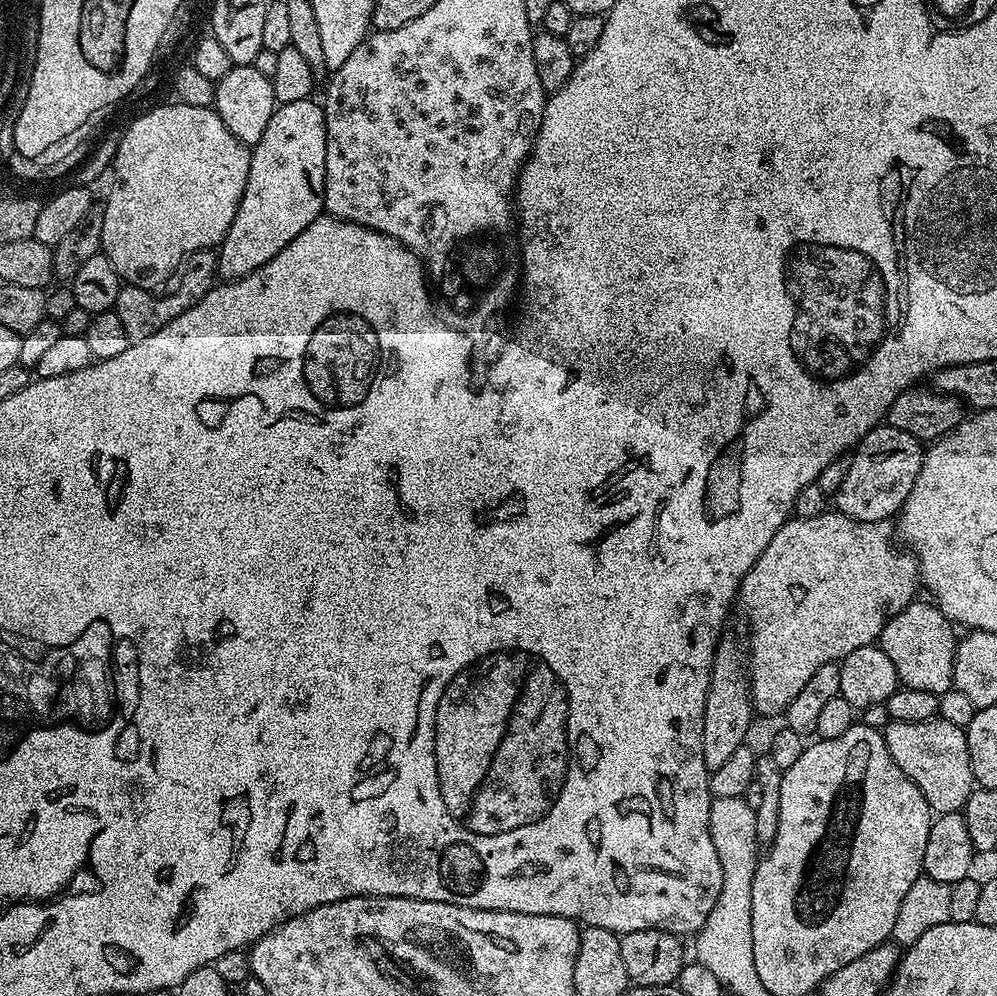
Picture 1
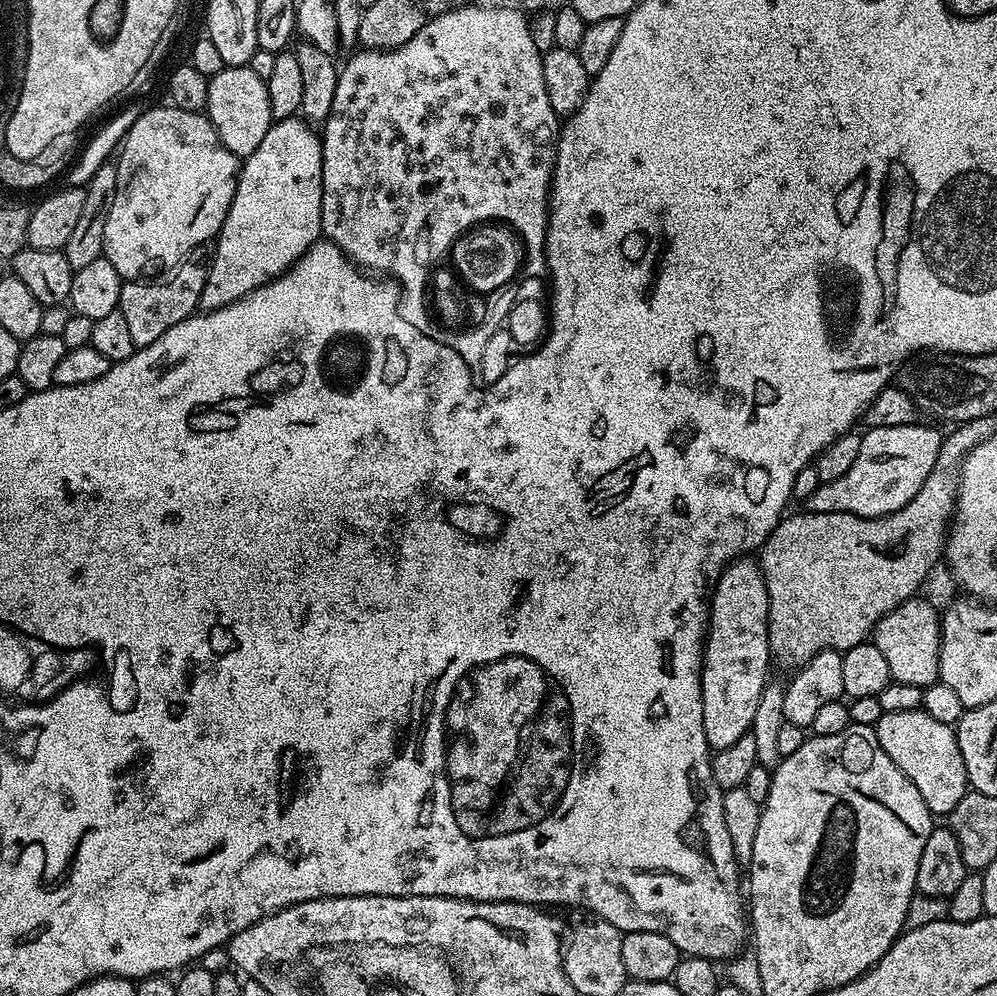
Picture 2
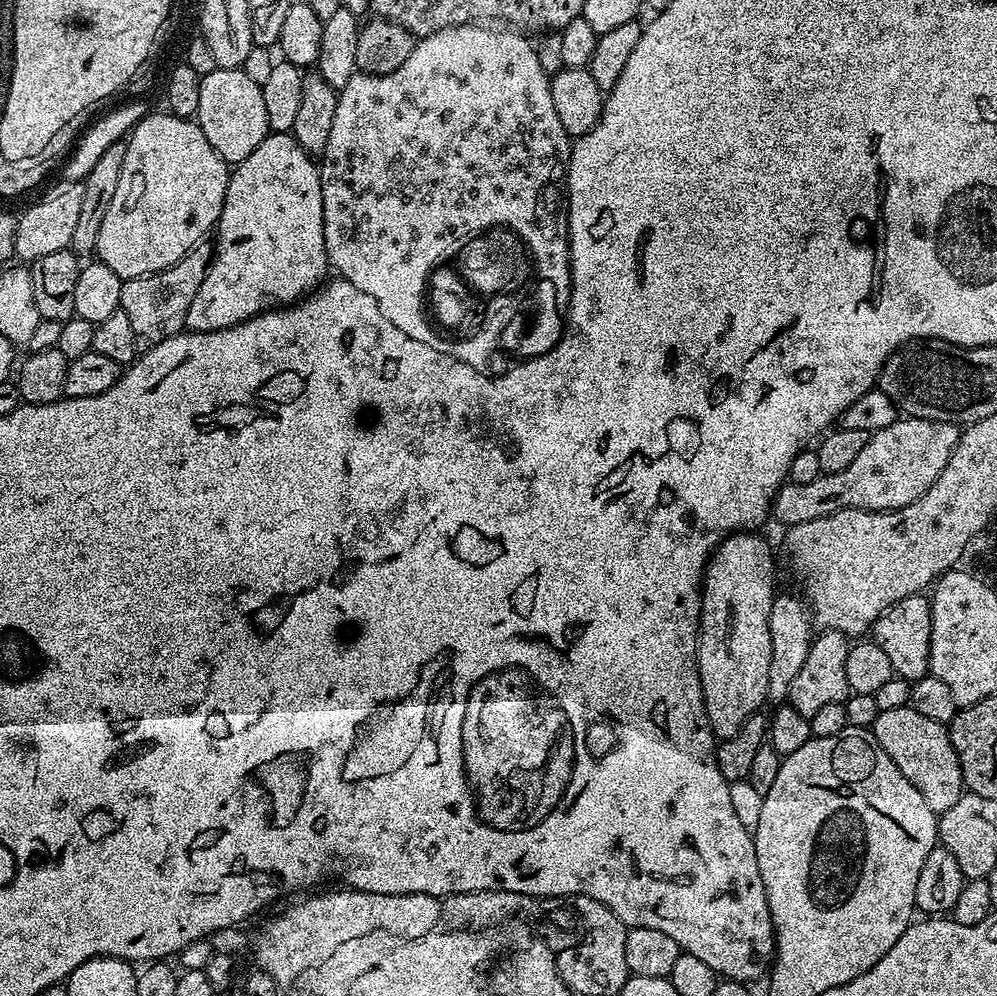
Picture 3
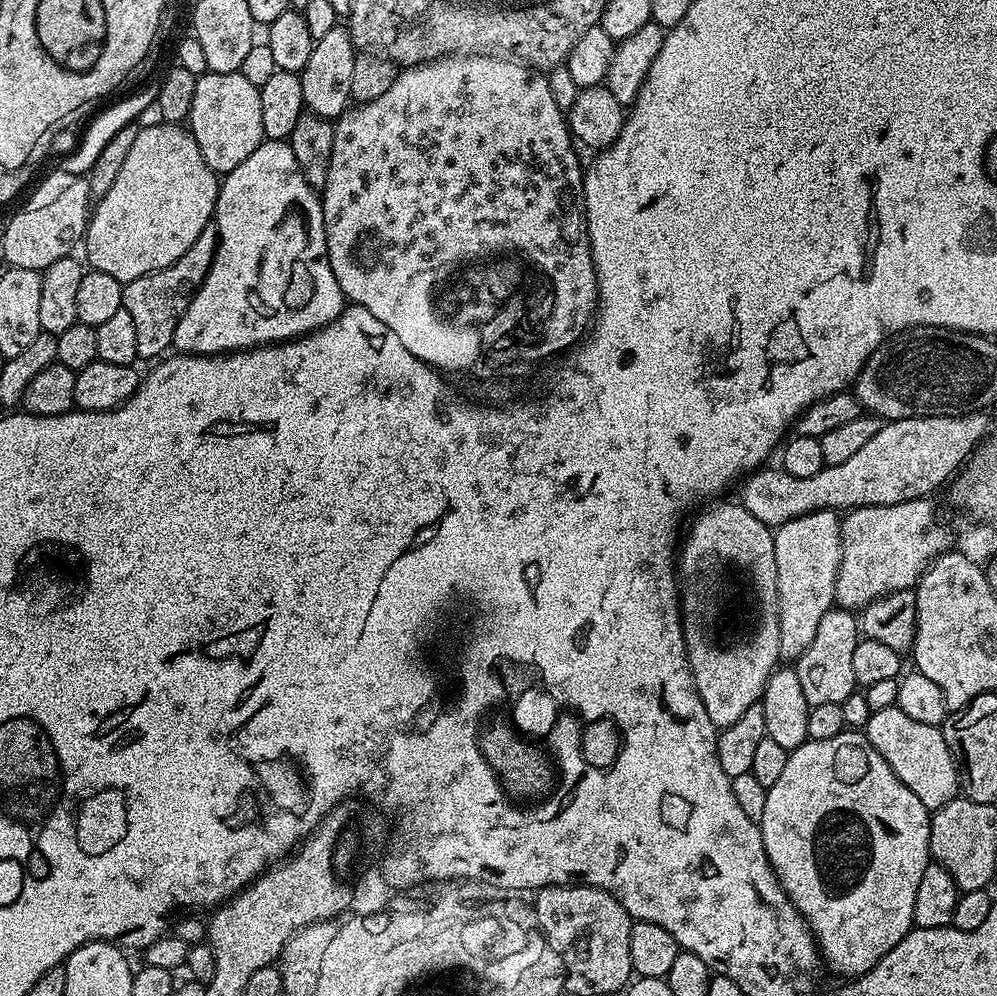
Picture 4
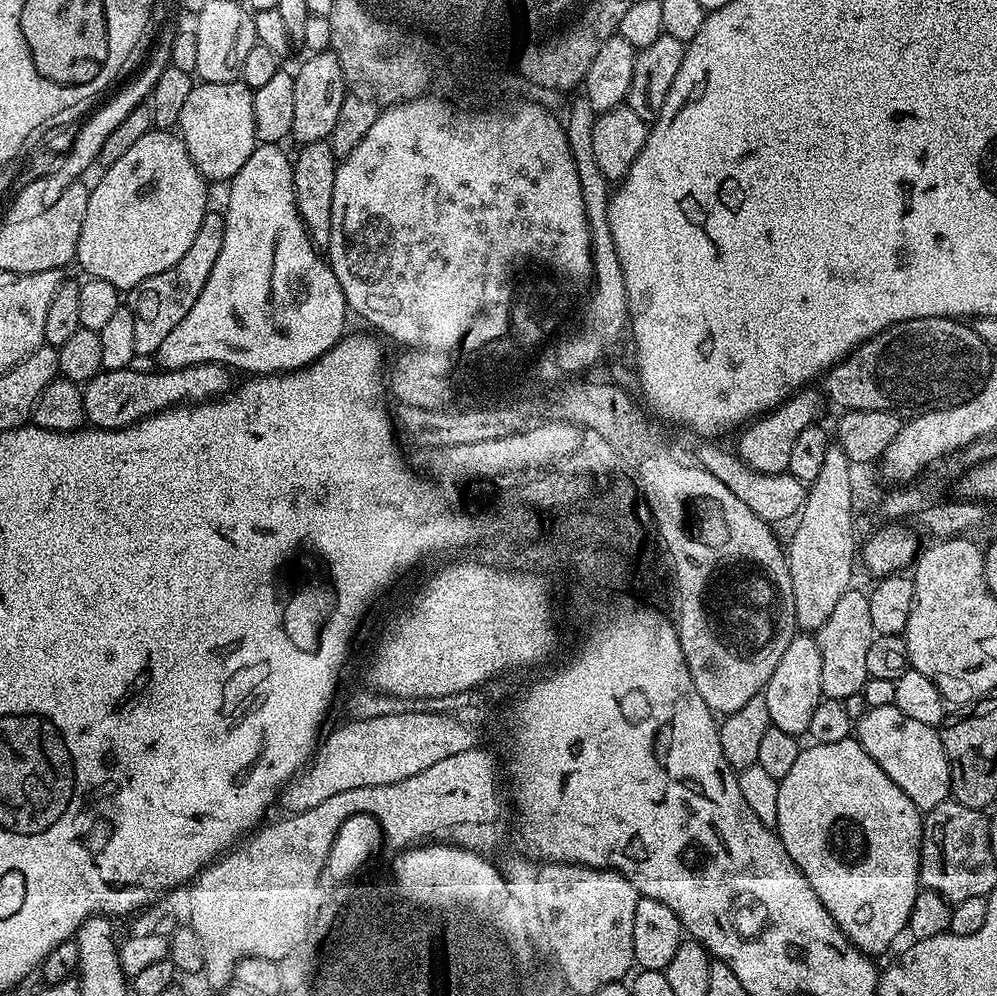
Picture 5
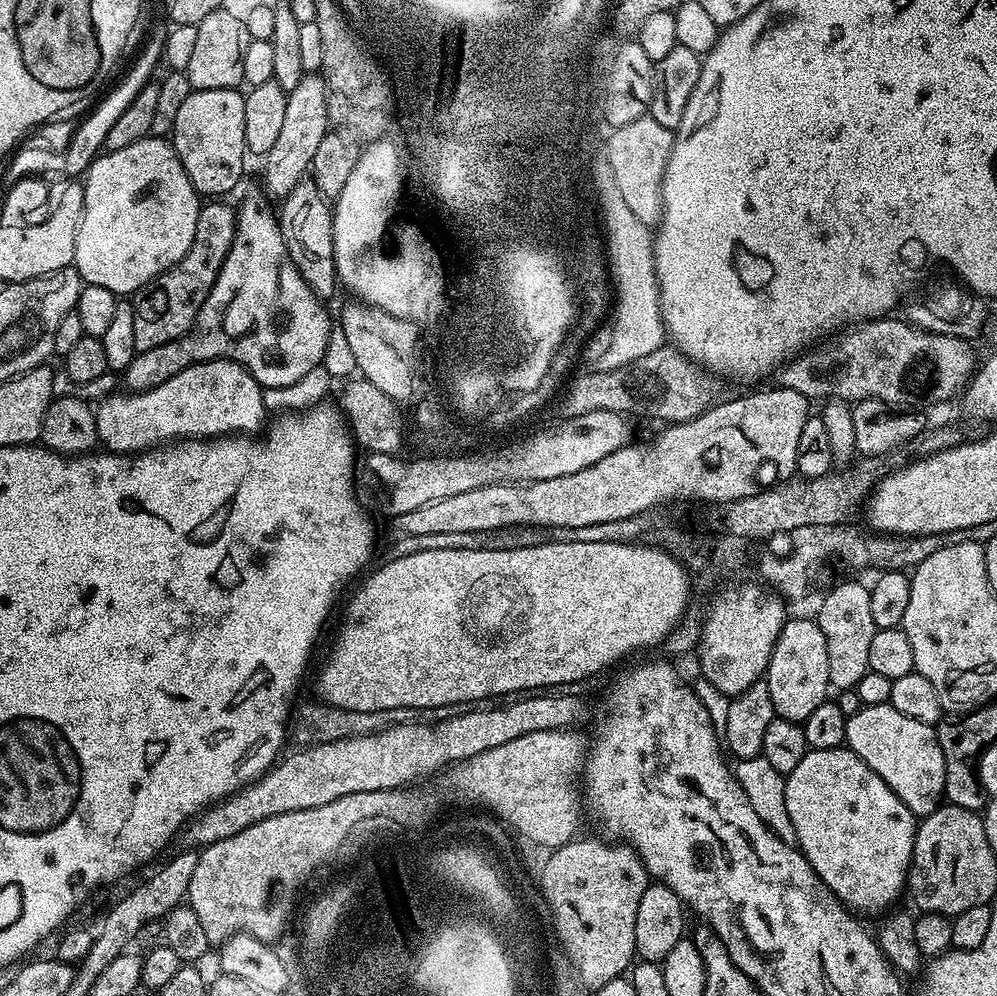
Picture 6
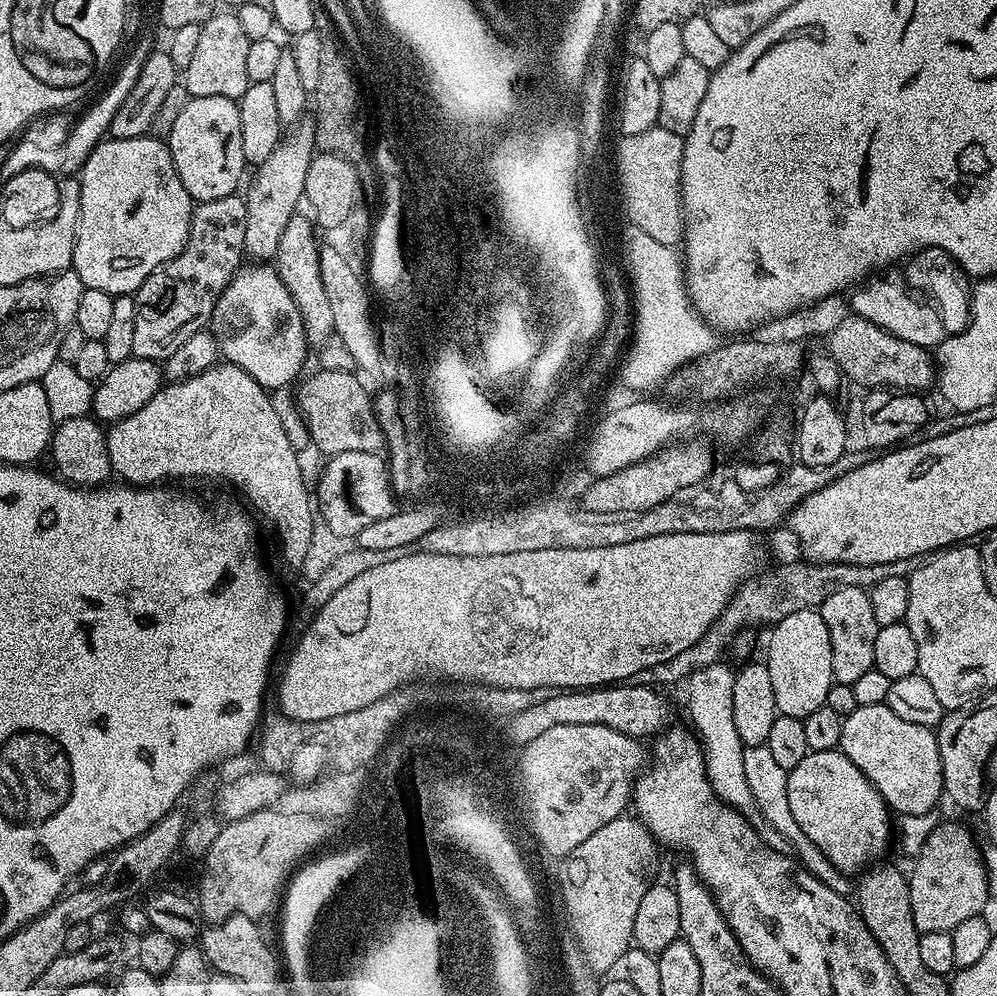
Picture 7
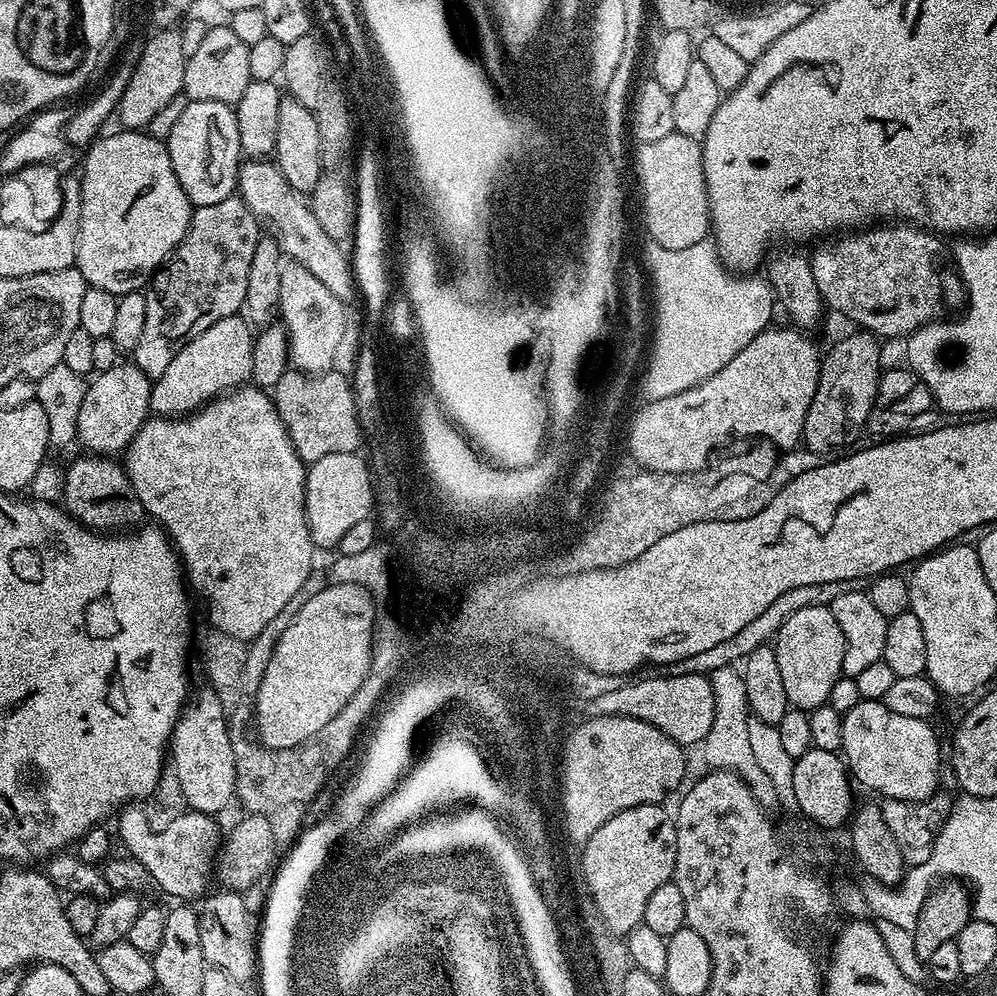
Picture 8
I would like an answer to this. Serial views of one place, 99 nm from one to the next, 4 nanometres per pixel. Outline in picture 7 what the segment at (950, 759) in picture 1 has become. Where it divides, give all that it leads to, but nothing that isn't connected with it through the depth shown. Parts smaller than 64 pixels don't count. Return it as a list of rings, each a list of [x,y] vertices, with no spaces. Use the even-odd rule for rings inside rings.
[[[887,703],[860,706],[844,717],[839,751],[866,774],[893,813],[904,816],[937,811],[936,803],[944,796],[944,779],[933,729],[898,718]]]

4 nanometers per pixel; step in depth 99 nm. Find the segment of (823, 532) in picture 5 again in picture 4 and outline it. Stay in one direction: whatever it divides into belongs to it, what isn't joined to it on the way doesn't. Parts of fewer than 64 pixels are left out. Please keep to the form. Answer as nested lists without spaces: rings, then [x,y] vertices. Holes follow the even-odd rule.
[[[833,509],[811,512],[791,519],[775,529],[774,558],[776,568],[776,597],[779,598],[778,646],[784,662],[795,662],[814,642],[814,633],[824,614],[834,606],[837,572],[841,565],[841,517]]]

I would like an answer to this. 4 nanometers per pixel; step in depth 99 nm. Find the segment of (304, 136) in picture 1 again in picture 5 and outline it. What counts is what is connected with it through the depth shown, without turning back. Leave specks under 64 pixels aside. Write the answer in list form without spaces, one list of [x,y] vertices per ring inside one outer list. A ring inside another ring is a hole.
[[[257,143],[256,149],[246,158],[246,166],[234,174],[228,188],[228,208],[223,209],[224,225],[226,234],[222,242],[222,251],[218,254],[218,262],[214,262],[214,270],[210,270],[210,278],[206,278],[206,286],[202,294],[198,294],[198,302],[190,306],[190,314],[166,334],[162,341],[162,346],[154,353],[154,360],[157,360],[161,369],[173,372],[189,368],[191,364],[222,364],[229,369],[241,368],[244,374],[275,374],[278,372],[292,372],[296,368],[305,368],[307,364],[314,363],[319,356],[326,354],[345,335],[344,319],[350,316],[350,309],[346,298],[342,294],[342,286],[338,278],[331,270],[327,259],[322,258],[318,253],[317,245],[312,243],[312,237],[308,235],[308,230],[304,226],[304,219],[300,216],[300,211],[296,205],[296,195],[294,194],[294,178],[292,177],[292,160],[284,153],[285,149],[278,144]]]

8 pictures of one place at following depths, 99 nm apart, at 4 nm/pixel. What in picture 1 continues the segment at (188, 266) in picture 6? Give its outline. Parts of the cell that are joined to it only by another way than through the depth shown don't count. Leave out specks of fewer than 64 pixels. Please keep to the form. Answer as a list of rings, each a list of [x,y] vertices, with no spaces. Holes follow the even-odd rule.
[[[205,250],[203,252],[193,252],[190,257],[190,263],[192,263],[192,269],[189,270],[188,273],[185,274],[184,277],[180,280],[180,285],[177,286],[176,289],[173,290],[173,292],[168,292],[165,294],[165,296],[156,296],[160,294],[153,294],[149,289],[147,288],[139,288],[138,286],[134,286],[133,284],[124,284],[123,287],[121,287],[120,293],[118,294],[118,298],[116,299],[116,306],[115,311],[118,314],[118,318],[122,318],[122,327],[126,329],[126,338],[128,339],[129,344],[137,344],[138,342],[142,342],[142,338],[150,338],[154,334],[158,334],[158,330],[162,330],[162,326],[166,326],[169,324],[174,318],[178,318],[183,312],[186,310],[190,310],[190,306],[194,306],[197,304],[198,301],[200,301],[201,298],[205,296],[209,290],[214,287],[214,285],[217,283],[218,280],[218,256],[215,251],[212,250]]]

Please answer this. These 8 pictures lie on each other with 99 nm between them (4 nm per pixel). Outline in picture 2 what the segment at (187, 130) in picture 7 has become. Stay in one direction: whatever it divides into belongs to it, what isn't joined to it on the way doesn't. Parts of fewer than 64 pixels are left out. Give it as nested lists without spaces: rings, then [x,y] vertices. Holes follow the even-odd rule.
[[[250,66],[243,68],[225,67],[211,76],[208,82],[208,107],[206,115],[214,126],[222,146],[230,150],[237,158],[246,158],[258,150],[266,130],[273,124],[270,114],[270,94],[268,85]]]

